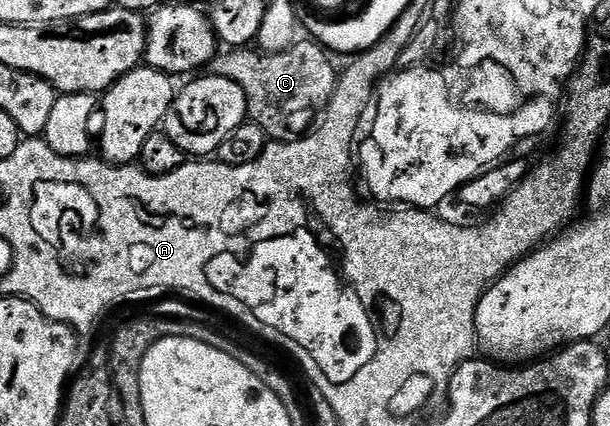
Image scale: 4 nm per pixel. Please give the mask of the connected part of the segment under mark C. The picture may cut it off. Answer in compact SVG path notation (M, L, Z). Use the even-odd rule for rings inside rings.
M298 41L286 51L276 53L262 53L257 49L225 49L218 53L208 65L208 74L227 77L245 90L249 106L248 118L270 140L290 143L303 135L308 135L310 131L314 130L326 105L333 99L339 78L338 68L333 68L333 63L329 60L331 58L330 52L326 48L316 41L308 42Z

